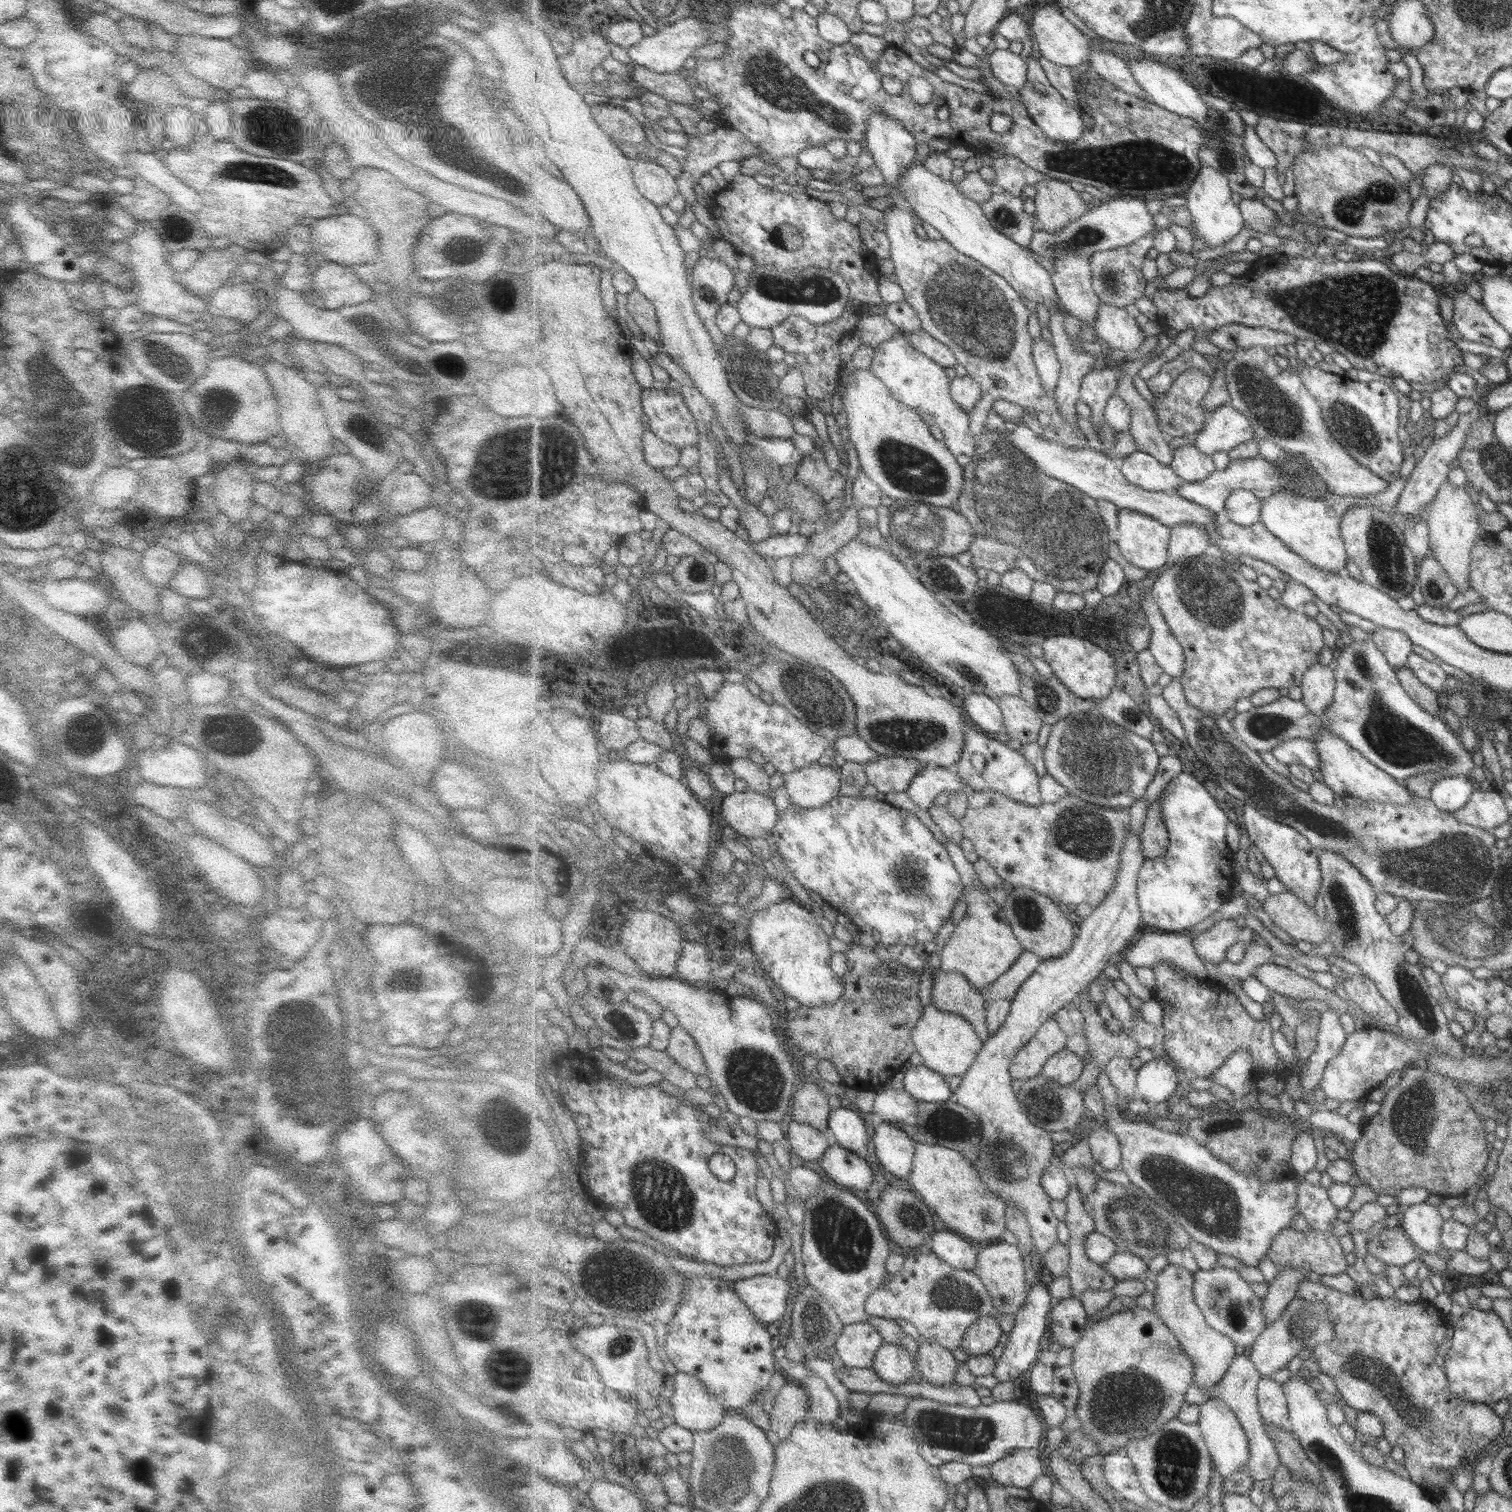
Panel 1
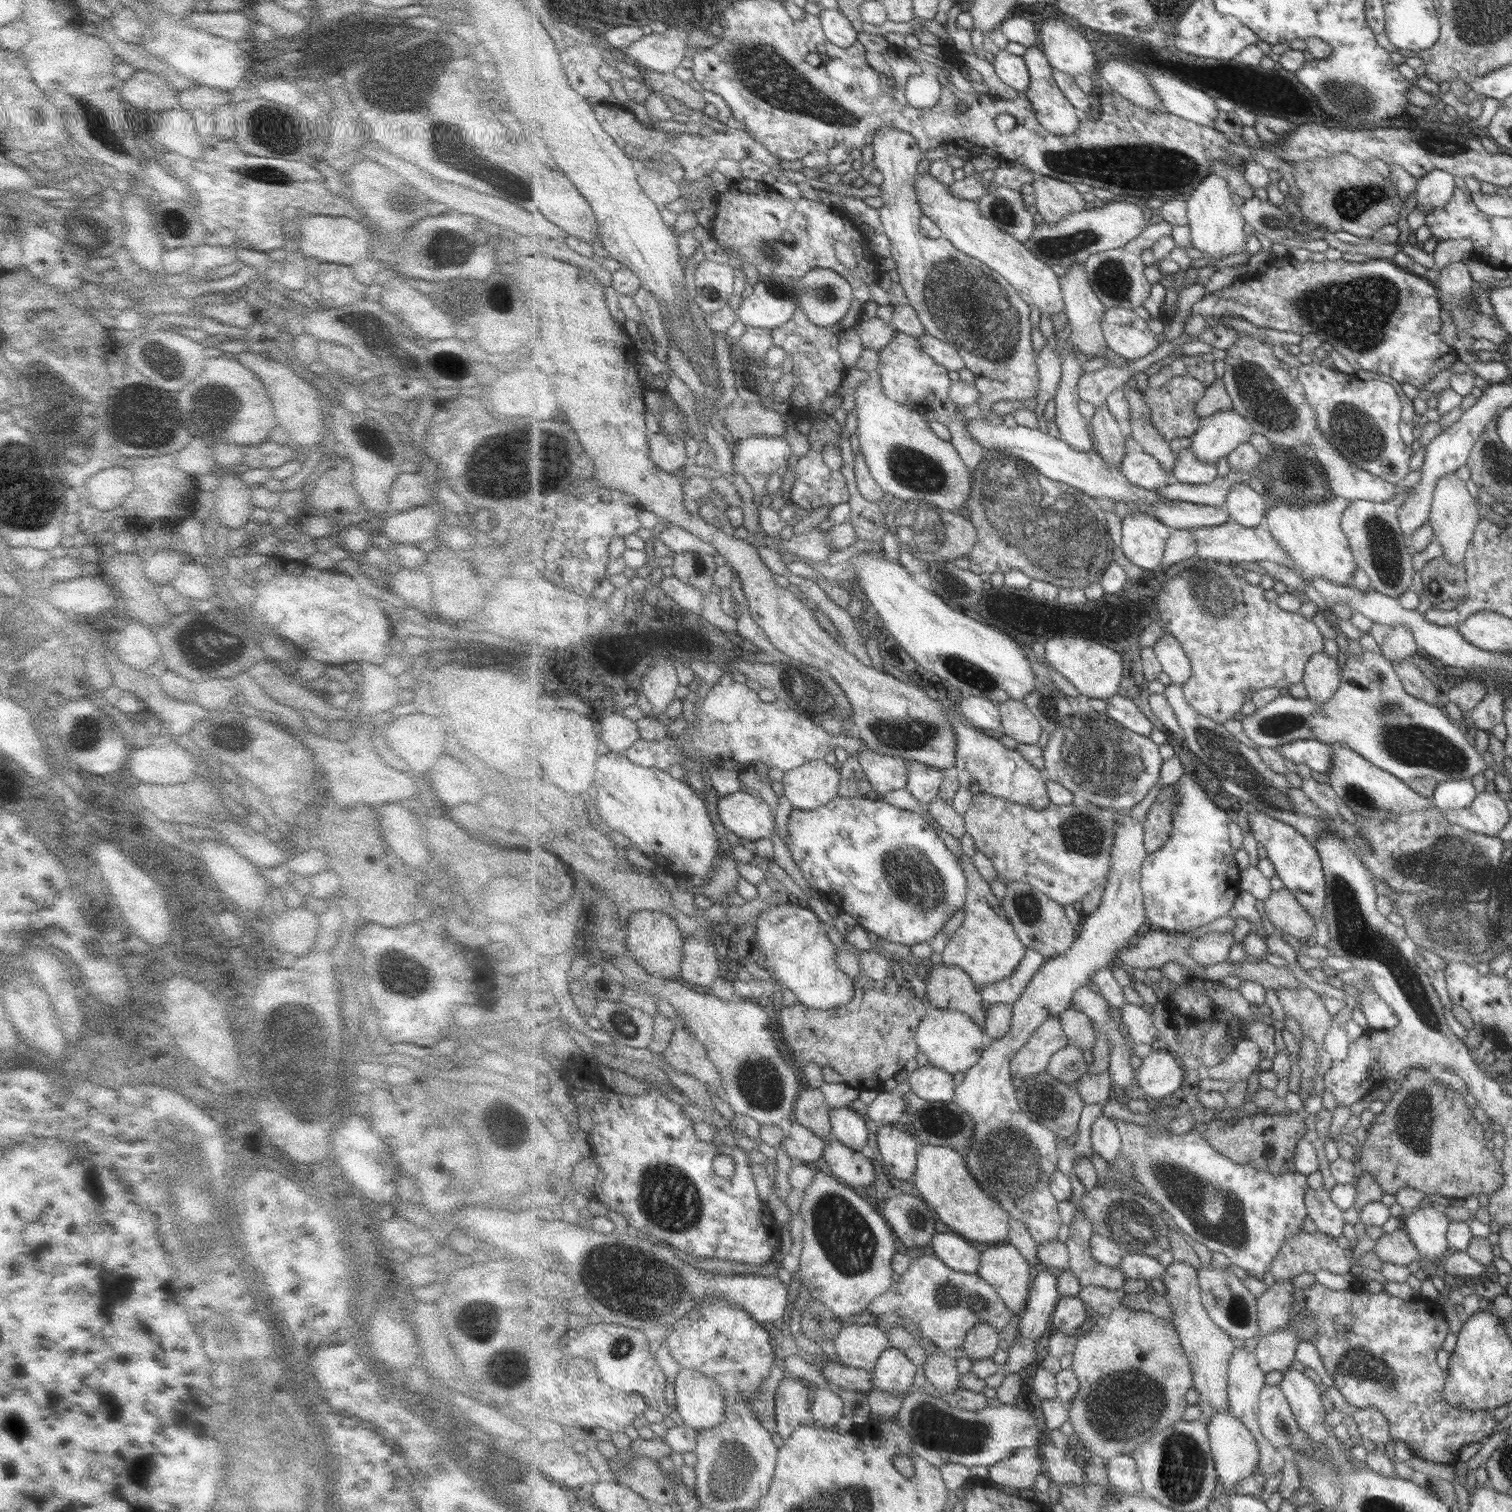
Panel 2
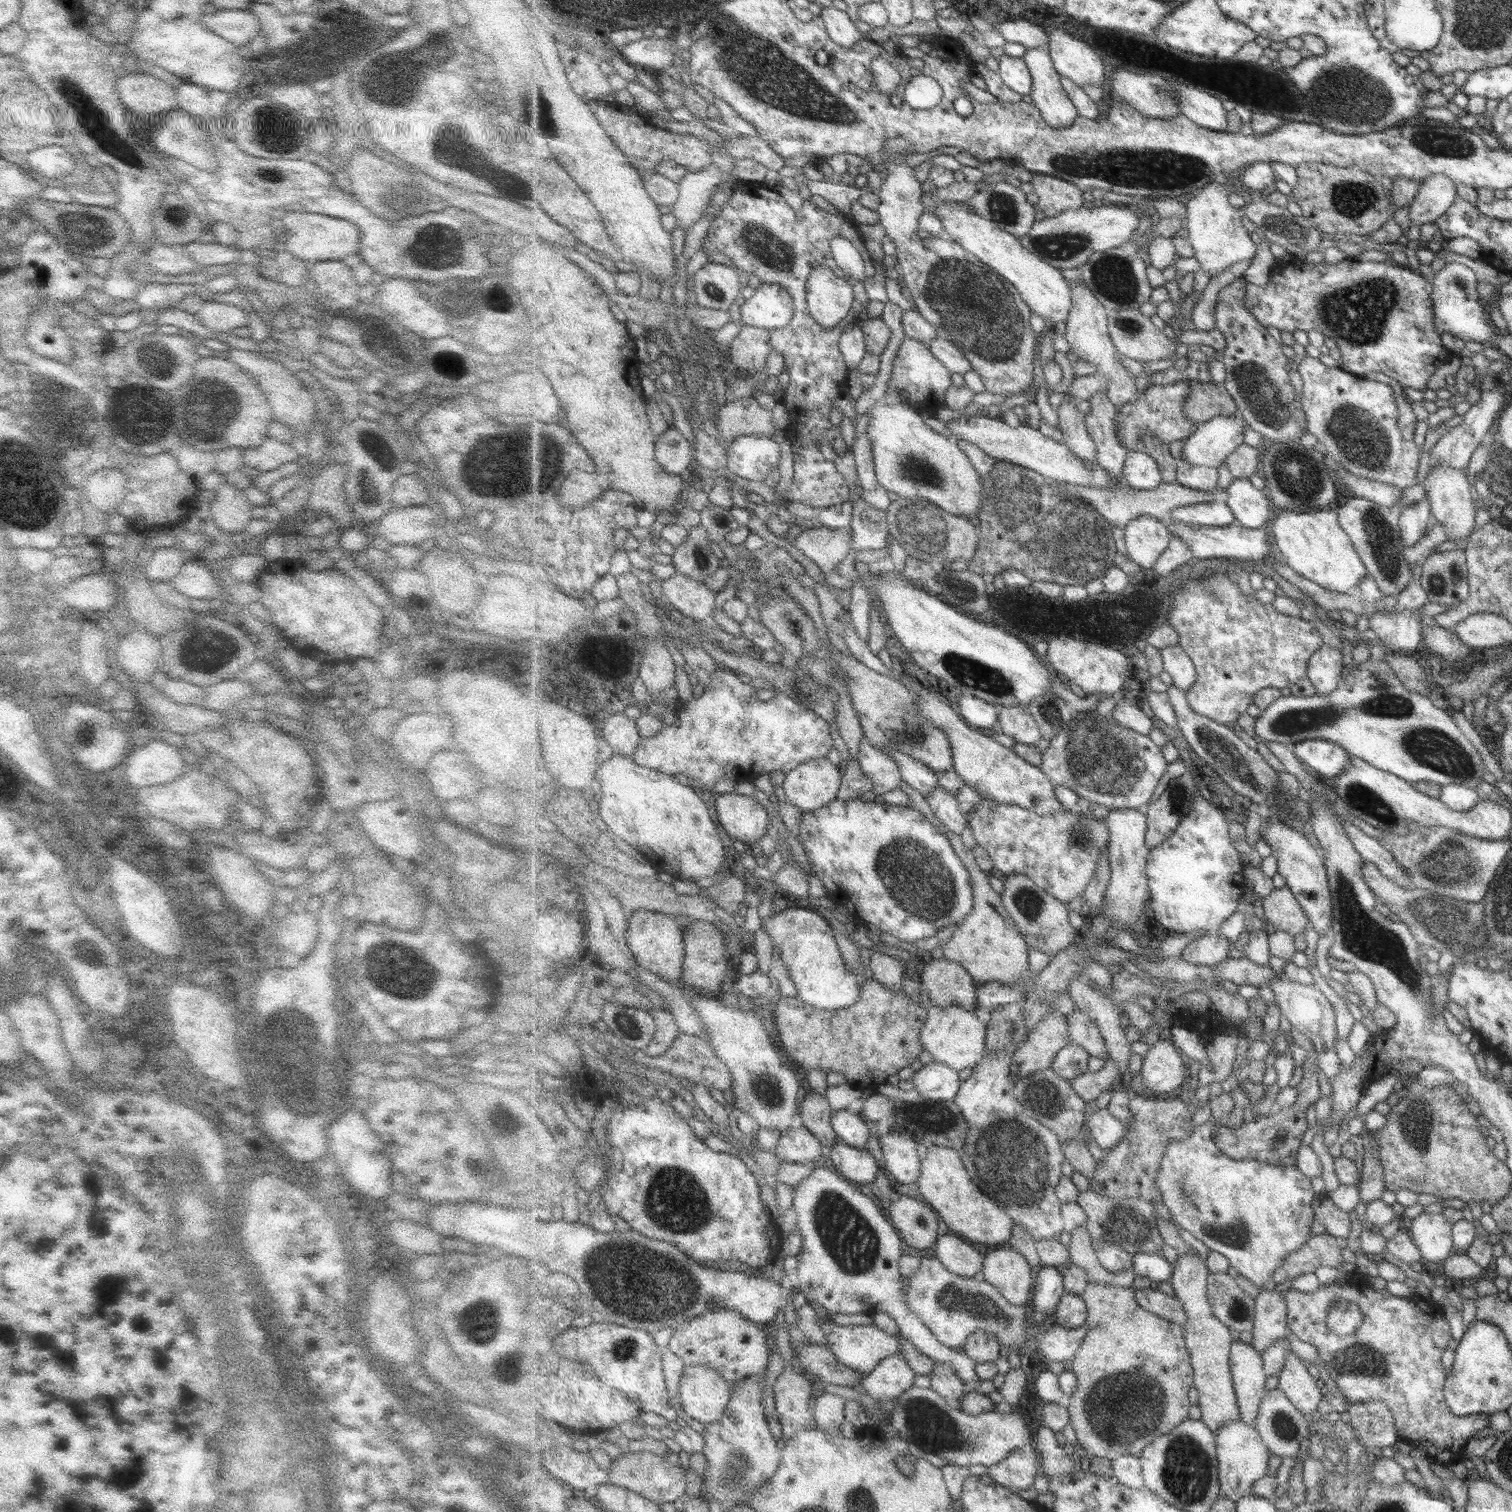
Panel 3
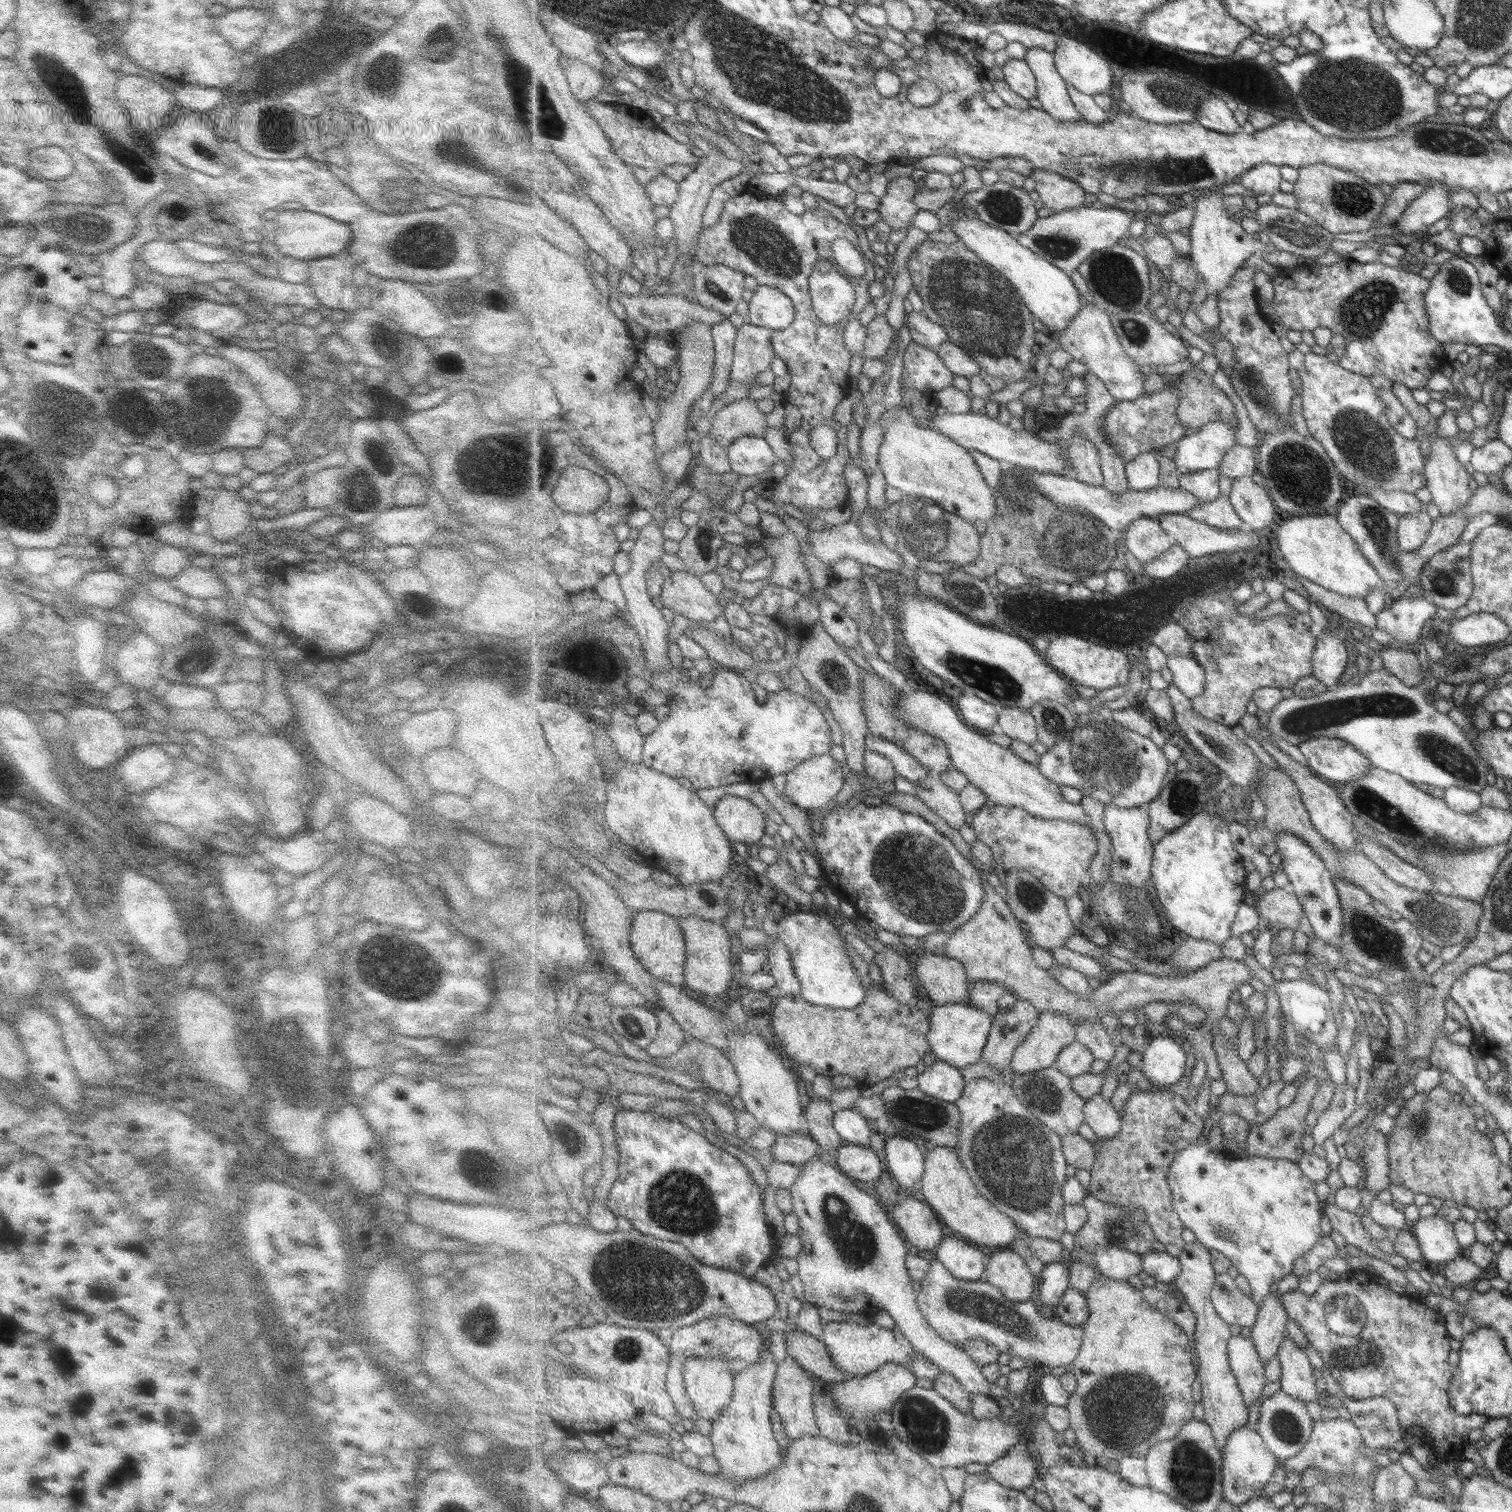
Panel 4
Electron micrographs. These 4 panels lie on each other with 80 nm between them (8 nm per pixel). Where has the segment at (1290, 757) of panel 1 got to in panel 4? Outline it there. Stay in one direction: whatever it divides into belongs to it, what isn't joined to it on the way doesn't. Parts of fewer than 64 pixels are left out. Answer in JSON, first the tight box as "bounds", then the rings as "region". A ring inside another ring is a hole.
{"bounds":[1298,737,1372,782],"region":[[[1339,737],[1309,739],[1298,747],[1314,774],[1328,782],[1354,782],[1372,769],[1367,756]]]}

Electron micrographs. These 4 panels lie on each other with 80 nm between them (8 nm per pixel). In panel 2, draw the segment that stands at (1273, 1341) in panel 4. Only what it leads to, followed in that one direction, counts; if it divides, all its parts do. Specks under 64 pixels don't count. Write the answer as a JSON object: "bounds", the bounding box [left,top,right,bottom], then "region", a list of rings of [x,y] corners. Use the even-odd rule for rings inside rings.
{"bounds":[1258,1280,1294,1337],"region":[[[1290,1280],[1274,1282],[1258,1299],[1259,1337],[1285,1329],[1292,1320],[1294,1288]]]}

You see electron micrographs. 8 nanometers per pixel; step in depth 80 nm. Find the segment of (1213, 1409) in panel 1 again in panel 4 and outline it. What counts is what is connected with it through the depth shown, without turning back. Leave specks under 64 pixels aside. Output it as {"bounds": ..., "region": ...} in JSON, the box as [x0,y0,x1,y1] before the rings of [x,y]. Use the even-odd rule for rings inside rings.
{"bounds":[1222,1426,1280,1505],"region":[[[1249,1426],[1239,1428],[1239,1431],[1235,1431],[1229,1437],[1227,1447],[1223,1448],[1222,1452],[1225,1499],[1233,1504],[1242,1505],[1253,1498],[1263,1497],[1268,1482],[1274,1478],[1275,1471],[1278,1470],[1280,1460],[1267,1448],[1258,1430],[1251,1429]]]}

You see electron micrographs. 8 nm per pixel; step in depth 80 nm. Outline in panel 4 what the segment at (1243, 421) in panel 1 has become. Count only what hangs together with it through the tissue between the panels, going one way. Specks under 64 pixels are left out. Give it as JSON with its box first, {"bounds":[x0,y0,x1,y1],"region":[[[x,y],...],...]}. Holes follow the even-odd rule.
{"bounds":[1173,421,1237,475],"region":[[[1214,421],[1203,425],[1203,428],[1199,428],[1197,431],[1190,431],[1185,435],[1185,438],[1178,441],[1173,459],[1180,475],[1191,475],[1214,469],[1218,470],[1227,451],[1235,445],[1237,444],[1235,443],[1234,427],[1223,421]]]}

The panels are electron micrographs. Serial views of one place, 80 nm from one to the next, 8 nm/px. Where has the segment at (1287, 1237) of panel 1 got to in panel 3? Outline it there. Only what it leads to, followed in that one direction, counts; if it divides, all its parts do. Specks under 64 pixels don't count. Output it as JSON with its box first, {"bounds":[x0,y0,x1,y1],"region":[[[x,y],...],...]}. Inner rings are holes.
{"bounds":[1273,1233,1343,1284],"region":[[[1331,1233],[1313,1235],[1305,1246],[1287,1257],[1283,1266],[1275,1271],[1273,1280],[1276,1284],[1282,1284],[1301,1274],[1314,1273],[1320,1266],[1340,1268],[1339,1264],[1343,1262],[1341,1252],[1343,1250],[1337,1246],[1337,1240]]]}

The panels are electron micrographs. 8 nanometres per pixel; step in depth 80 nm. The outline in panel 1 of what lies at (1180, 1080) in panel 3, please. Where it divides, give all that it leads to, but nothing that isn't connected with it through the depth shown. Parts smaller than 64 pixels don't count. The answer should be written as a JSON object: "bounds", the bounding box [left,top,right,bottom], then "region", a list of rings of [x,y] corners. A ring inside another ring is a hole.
{"bounds":[1137,1058,1179,1106],"region":[[[1153,1058],[1138,1069],[1137,1097],[1157,1106],[1167,1102],[1179,1084],[1179,1070],[1171,1060]]]}

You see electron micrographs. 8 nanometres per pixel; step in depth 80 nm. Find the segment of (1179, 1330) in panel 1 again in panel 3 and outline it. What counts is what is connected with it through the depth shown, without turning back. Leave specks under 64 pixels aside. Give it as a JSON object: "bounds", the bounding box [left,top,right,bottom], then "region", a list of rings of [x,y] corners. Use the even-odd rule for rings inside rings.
{"bounds":[1169,1253,1242,1435],"region":[[[1199,1253],[1179,1256],[1174,1262],[1173,1276],[1169,1282],[1173,1287],[1175,1298],[1181,1302],[1187,1314],[1187,1325],[1183,1327],[1194,1369],[1194,1388],[1199,1392],[1198,1405],[1202,1410],[1201,1420],[1210,1426],[1215,1435],[1219,1429],[1233,1420],[1242,1420],[1239,1410],[1238,1396],[1231,1376],[1231,1350],[1234,1345],[1231,1328],[1213,1316],[1213,1309],[1207,1298],[1207,1282],[1210,1275],[1206,1260]]]}

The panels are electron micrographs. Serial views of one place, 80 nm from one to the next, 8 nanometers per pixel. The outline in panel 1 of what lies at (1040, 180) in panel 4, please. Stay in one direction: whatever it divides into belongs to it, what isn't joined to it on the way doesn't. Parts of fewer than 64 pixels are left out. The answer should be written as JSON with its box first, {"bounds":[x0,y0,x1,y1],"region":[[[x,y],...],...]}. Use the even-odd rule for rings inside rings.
{"bounds":[1034,177,1090,231],"region":[[[1047,177],[1035,189],[1034,214],[1043,231],[1060,231],[1090,210],[1081,194],[1073,190],[1067,181]]]}

